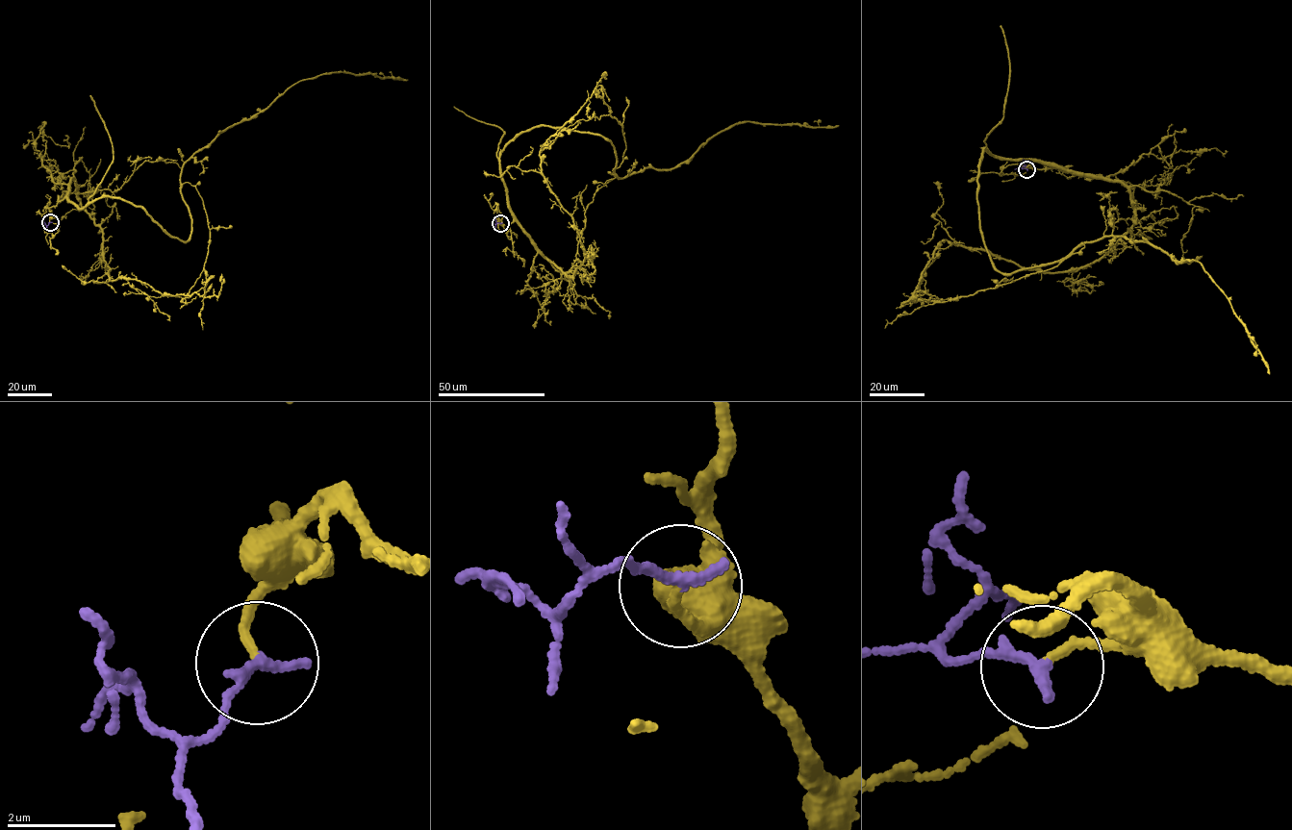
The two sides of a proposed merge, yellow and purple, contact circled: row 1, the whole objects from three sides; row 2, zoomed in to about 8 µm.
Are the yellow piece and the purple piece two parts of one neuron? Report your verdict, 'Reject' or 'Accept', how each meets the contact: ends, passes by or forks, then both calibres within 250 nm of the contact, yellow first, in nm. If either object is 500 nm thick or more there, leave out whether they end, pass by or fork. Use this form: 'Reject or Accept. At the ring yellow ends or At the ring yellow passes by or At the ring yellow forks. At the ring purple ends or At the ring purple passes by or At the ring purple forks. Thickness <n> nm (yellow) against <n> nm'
Accept. At the ring yellow ends. At the ring purple ends. Thickness 140 nm (yellow) against 240 nm

